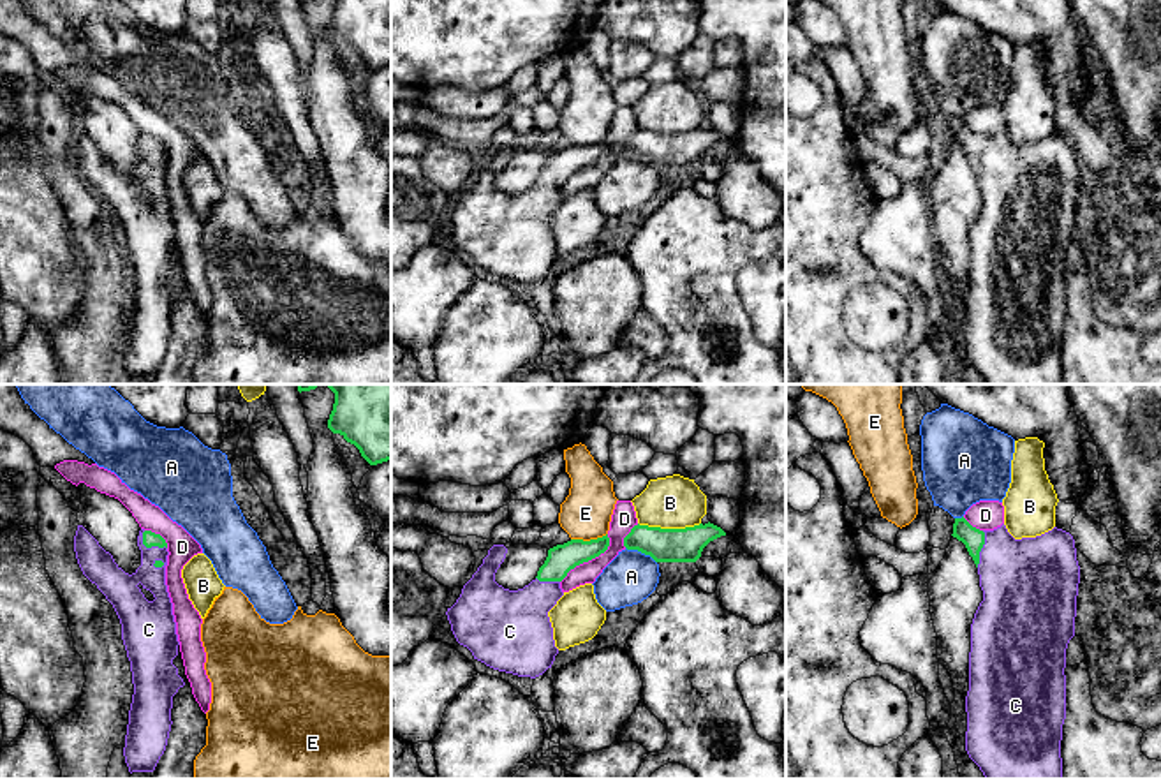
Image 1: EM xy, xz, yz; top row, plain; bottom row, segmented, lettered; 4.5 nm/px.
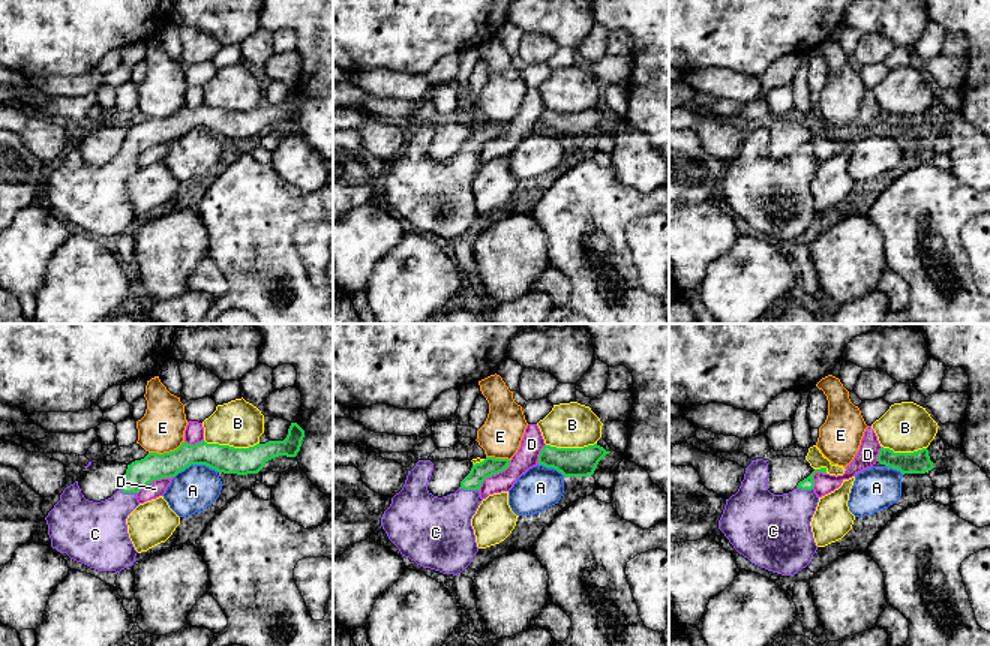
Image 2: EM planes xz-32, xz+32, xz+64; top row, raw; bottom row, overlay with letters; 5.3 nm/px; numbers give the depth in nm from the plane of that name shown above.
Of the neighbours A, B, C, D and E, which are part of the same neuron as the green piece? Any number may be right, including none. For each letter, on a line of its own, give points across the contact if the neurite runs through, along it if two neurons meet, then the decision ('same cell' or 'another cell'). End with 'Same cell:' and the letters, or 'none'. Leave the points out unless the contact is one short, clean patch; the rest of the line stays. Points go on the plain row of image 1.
A: another cell
B: another cell
C: way xy (150, 143), (150, 152), (150, 170), (120, 194); same cell
D: another cell
E: another cell
Same cell: C

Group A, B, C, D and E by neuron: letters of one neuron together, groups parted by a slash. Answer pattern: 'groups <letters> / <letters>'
groups A / B / C / D / E

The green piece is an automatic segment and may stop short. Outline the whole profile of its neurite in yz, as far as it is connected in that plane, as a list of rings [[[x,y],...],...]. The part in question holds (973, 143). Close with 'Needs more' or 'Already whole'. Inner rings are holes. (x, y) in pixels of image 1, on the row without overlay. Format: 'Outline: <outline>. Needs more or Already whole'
Outline: [[[964,122],[951,141],[965,150],[983,196],[971,229],[965,356],[985,384],[1062,384],[1064,273],[1080,189],[1075,145],[1057,132],[1015,145],[1004,129],[980,136]]]. Needs more

